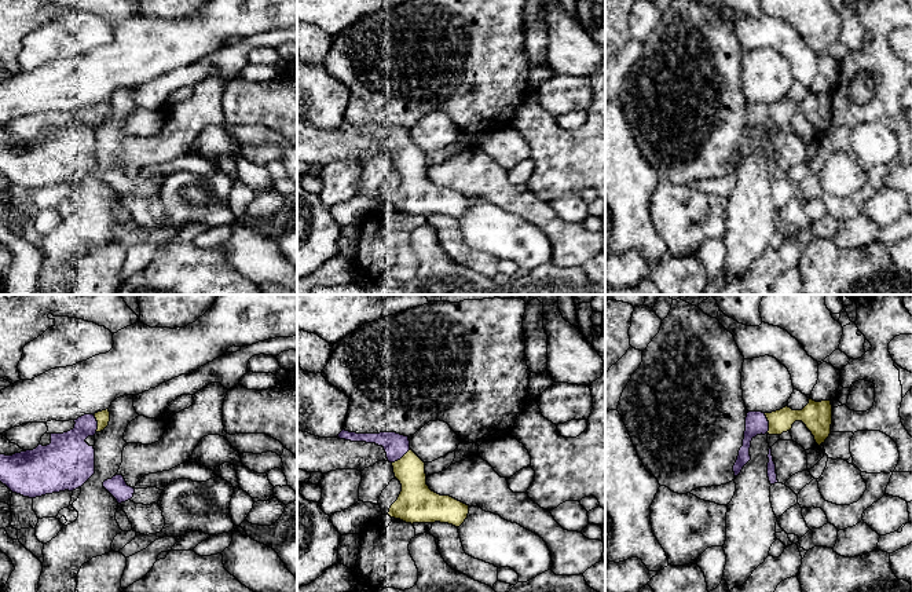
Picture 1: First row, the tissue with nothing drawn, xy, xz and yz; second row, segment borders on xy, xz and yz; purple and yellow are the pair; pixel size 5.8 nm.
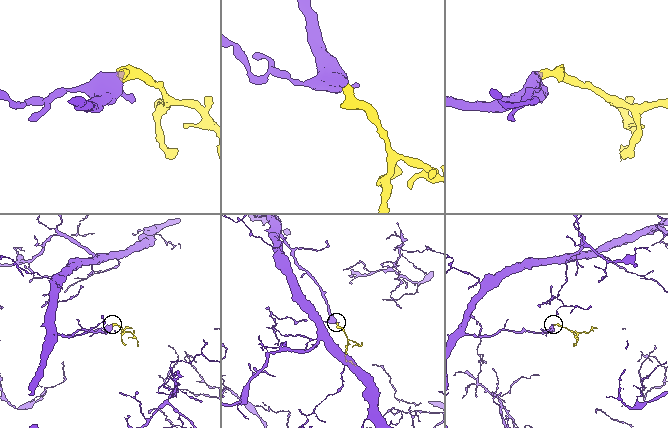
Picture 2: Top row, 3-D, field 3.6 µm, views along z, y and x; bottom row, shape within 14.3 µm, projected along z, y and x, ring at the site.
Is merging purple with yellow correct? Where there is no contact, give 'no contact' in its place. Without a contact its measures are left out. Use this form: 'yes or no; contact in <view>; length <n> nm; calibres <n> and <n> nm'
yes; contact in yz; length 120 nm; calibres 130 and 130 nm

